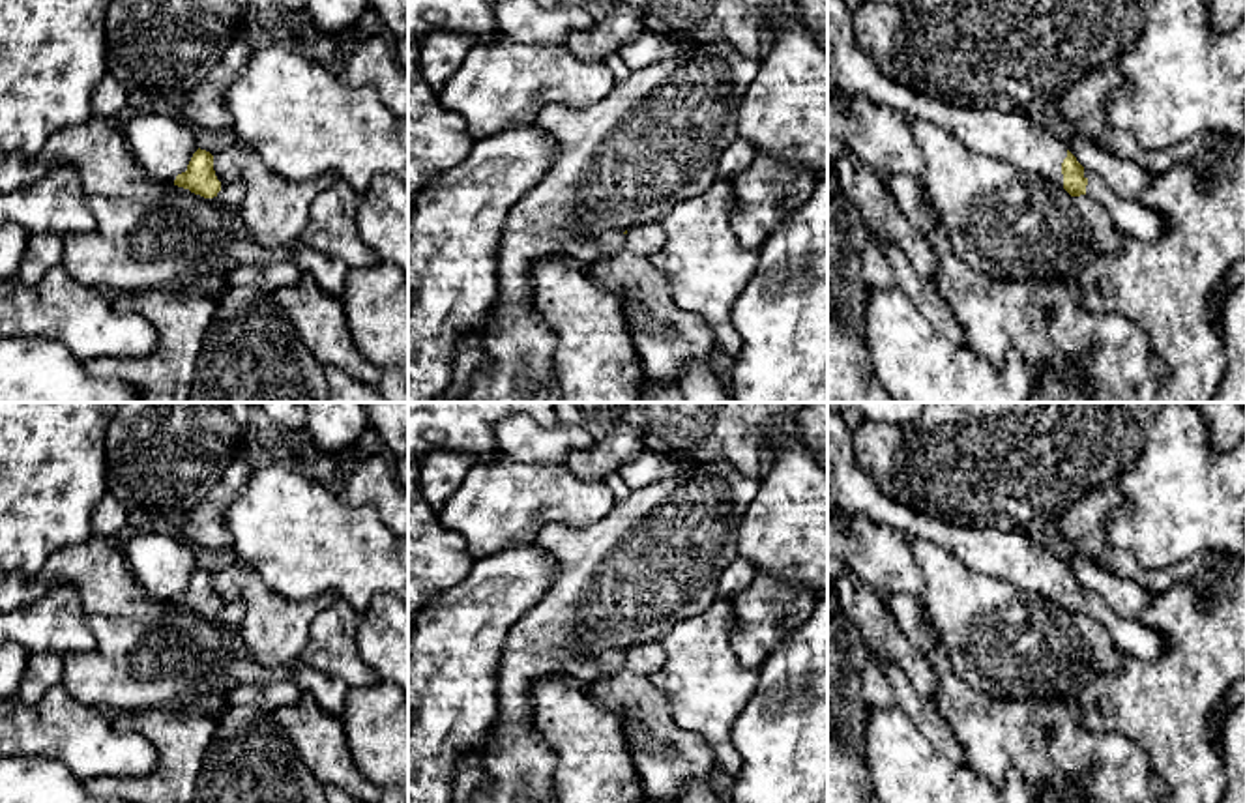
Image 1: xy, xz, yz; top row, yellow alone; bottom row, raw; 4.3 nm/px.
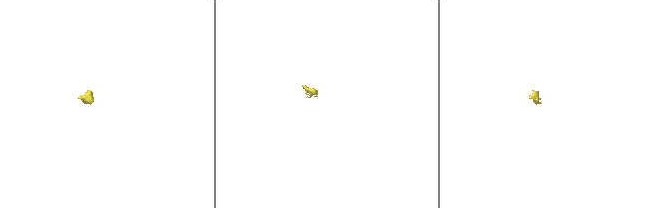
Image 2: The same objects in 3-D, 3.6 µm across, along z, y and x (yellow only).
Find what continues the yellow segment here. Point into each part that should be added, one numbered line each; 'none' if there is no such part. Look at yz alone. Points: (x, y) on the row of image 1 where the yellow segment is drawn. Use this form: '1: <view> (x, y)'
1: yz (1017, 137)
2: yz (1131, 218)

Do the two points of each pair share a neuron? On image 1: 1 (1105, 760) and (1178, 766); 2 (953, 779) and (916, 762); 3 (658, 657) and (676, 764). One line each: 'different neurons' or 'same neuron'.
1: different neurons
2: same neuron
3: same neuron

